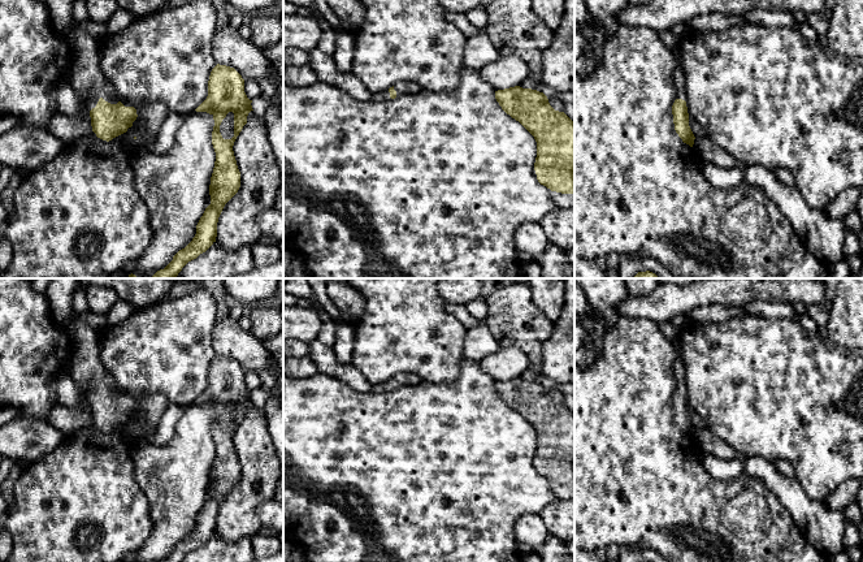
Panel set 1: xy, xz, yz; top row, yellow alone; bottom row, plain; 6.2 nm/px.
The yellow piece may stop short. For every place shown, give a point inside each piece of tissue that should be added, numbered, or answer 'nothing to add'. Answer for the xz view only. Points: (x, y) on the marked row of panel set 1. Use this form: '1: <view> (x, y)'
1: xz (400, 87)

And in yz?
1: yz (679, 78)

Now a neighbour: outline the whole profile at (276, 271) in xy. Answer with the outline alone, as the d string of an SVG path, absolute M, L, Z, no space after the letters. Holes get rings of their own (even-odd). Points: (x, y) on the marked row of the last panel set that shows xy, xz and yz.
M283 261L266 267L253 267L250 272L234 276L231 278L283 278Z

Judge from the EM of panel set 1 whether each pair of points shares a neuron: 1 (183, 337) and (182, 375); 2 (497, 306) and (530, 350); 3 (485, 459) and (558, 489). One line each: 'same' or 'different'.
1: same
2: same
3: different

